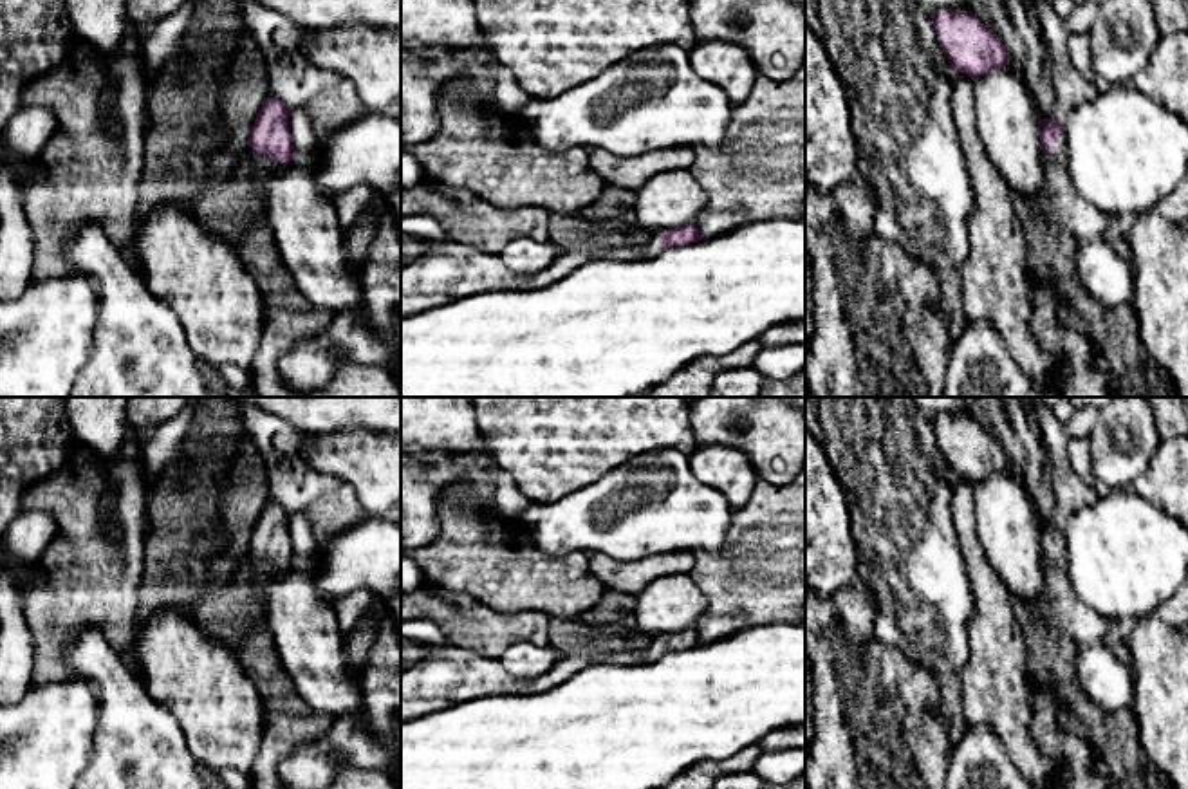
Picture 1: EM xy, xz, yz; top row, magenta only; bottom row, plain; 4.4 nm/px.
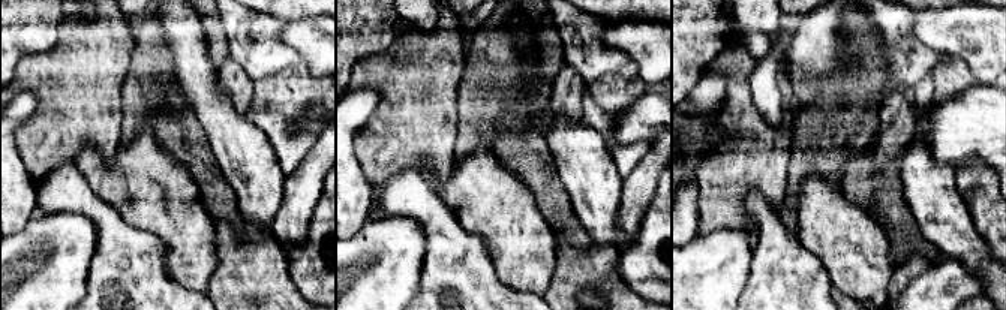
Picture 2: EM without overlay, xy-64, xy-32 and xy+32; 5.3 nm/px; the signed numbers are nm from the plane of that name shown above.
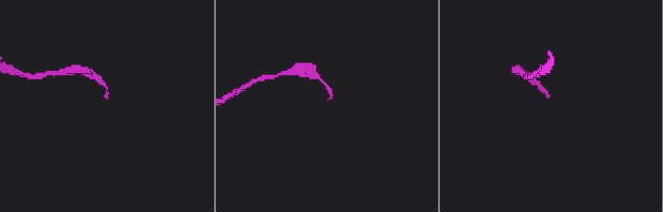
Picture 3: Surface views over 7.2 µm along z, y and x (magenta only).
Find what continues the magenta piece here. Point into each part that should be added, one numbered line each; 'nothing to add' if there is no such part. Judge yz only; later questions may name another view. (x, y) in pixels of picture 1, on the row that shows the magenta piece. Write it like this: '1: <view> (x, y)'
1: yz (1085, 222)

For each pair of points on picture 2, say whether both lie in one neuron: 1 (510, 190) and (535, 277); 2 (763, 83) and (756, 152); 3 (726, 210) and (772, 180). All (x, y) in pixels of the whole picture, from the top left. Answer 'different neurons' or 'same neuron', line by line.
1: same neuron
2: different neurons
3: same neuron

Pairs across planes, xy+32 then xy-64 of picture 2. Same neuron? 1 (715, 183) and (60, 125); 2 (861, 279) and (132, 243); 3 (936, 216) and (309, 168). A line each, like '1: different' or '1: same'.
1: same
2: different
3: different

